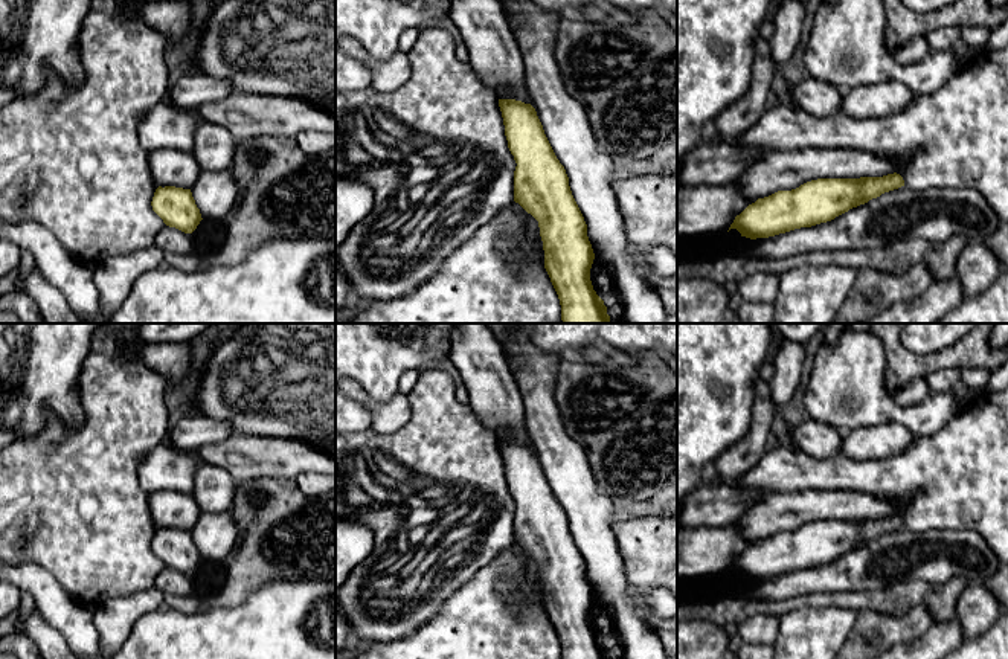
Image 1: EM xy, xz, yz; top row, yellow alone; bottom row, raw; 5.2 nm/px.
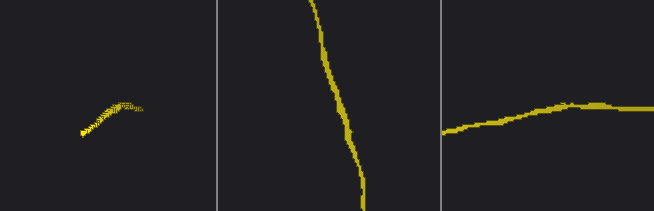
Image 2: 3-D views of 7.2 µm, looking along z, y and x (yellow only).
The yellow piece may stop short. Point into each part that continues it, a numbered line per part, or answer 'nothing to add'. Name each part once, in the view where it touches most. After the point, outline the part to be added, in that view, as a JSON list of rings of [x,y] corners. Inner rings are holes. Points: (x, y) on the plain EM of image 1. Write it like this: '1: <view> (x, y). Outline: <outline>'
nothing to add

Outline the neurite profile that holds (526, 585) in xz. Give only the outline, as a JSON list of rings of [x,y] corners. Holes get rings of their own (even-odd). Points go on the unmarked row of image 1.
[[[515,543],[509,549],[520,557],[525,563],[525,569],[515,577],[502,578],[497,584],[497,590],[505,598],[537,598],[544,607],[544,592],[538,563]]]

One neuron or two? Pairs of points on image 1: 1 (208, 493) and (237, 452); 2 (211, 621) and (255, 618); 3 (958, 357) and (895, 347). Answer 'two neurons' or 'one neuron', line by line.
1: two neurons
2: one neuron
3: one neuron

